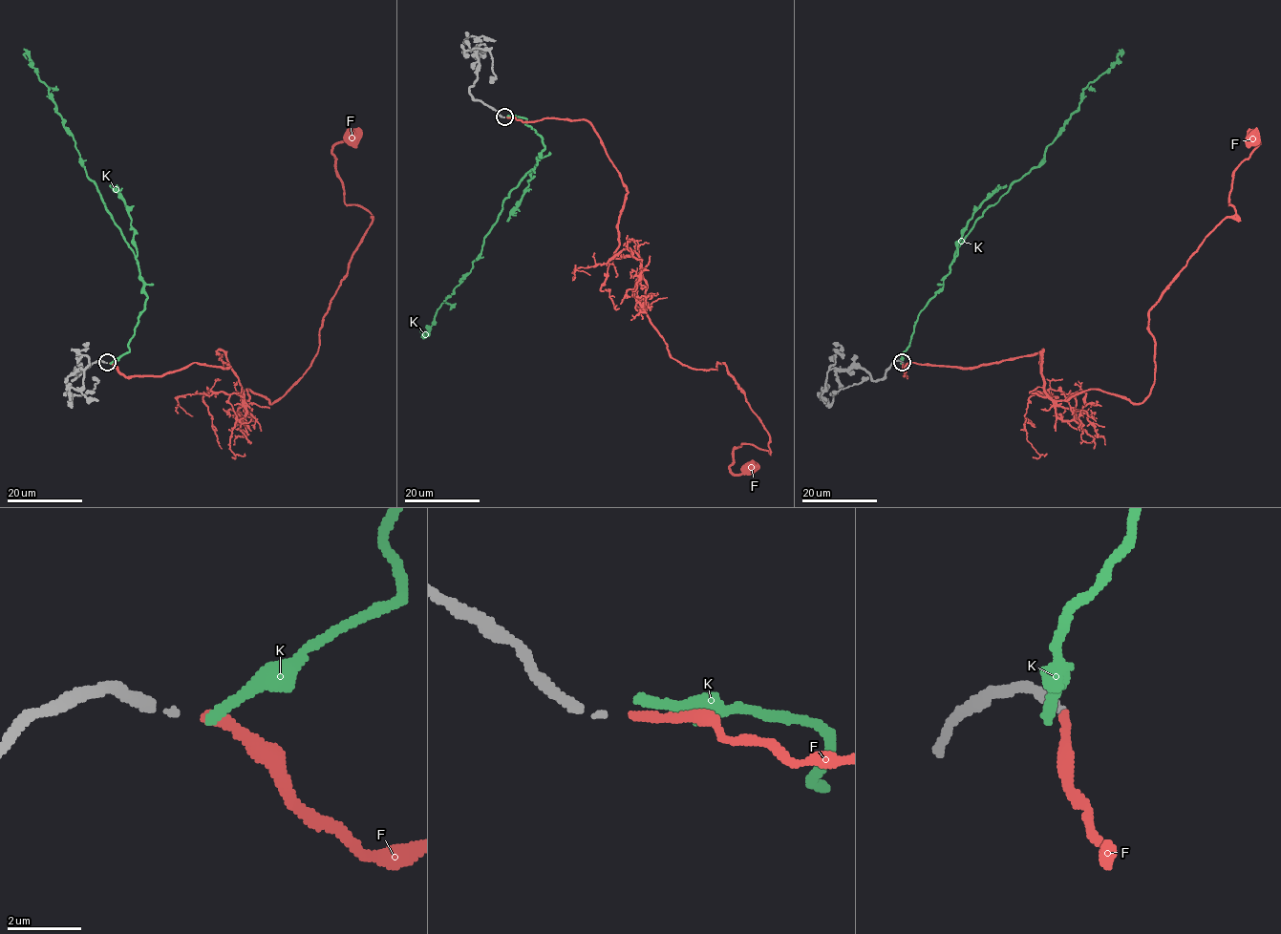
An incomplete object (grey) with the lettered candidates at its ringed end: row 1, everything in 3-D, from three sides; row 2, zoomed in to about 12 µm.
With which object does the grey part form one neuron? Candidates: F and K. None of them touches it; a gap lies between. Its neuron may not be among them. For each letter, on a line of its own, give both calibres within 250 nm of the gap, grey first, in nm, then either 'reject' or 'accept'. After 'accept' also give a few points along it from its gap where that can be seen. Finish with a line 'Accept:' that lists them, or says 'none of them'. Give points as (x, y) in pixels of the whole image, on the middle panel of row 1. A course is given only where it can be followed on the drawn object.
F: 160/240 nm | accept | via (507, 117), (592, 126), (614, 255), (671, 355), (744, 392), (751, 468)
K: 160/280 nm | reject
Accept: F

